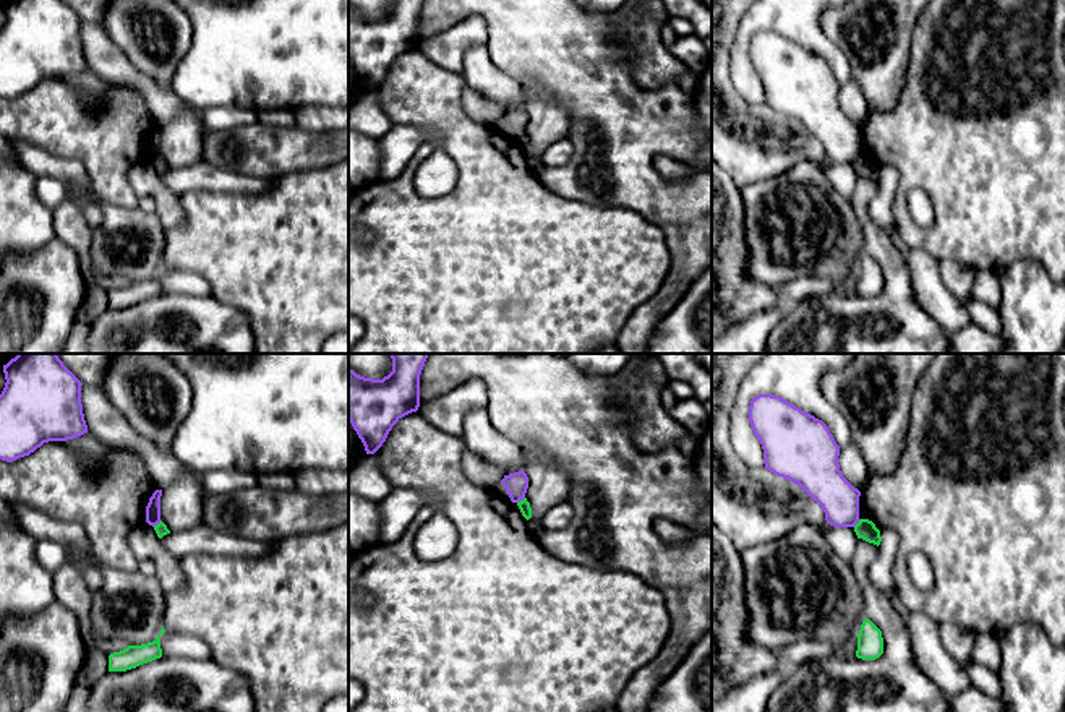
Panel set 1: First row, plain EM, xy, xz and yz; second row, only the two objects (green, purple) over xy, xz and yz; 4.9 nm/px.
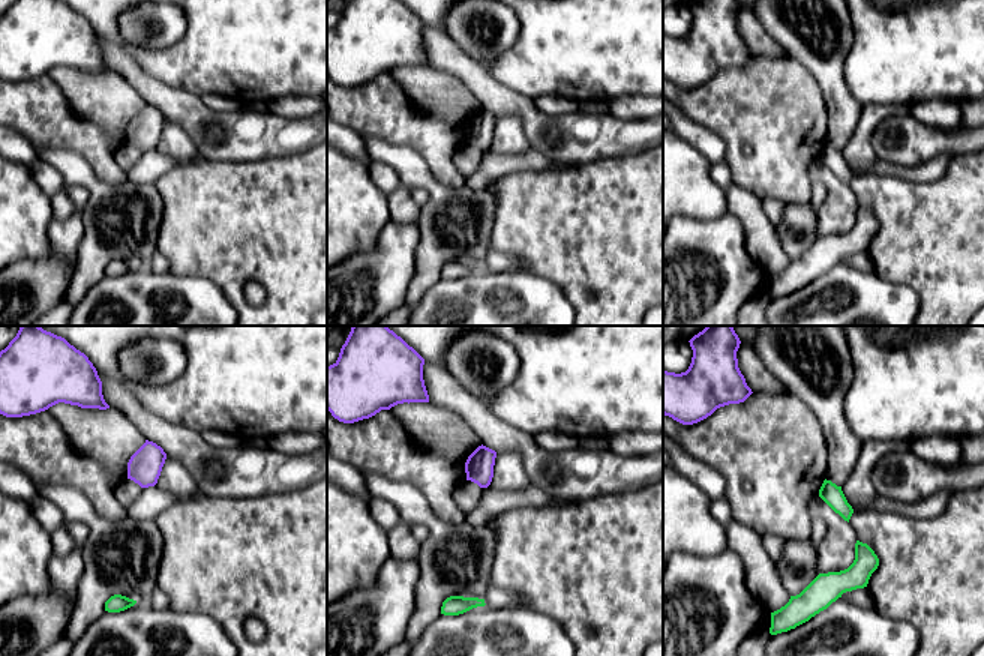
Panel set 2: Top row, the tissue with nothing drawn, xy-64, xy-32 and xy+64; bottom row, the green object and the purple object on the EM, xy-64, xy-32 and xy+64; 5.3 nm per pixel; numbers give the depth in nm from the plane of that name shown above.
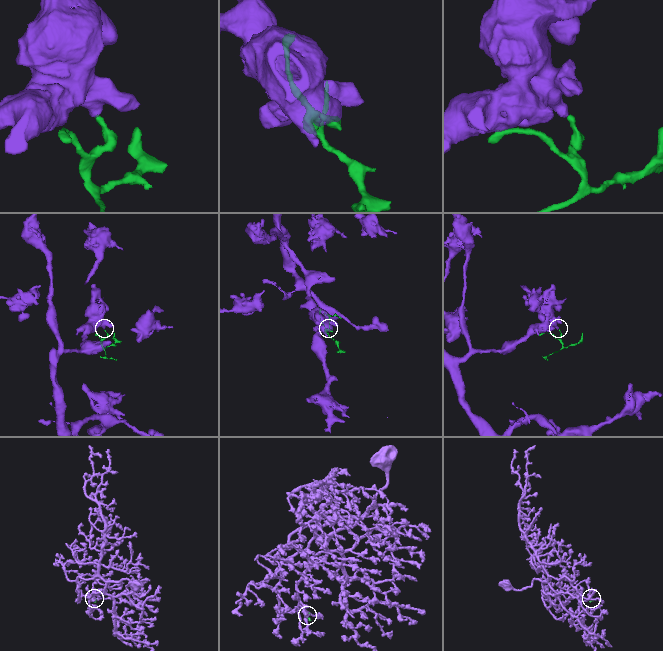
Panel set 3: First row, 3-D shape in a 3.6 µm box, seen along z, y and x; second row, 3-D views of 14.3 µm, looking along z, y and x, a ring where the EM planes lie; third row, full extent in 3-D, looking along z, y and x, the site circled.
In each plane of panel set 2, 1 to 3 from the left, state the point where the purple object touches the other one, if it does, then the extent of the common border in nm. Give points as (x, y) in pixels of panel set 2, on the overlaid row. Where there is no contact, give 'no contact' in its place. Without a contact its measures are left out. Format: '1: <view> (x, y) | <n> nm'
1: no contact
2: no contact
3: no contact

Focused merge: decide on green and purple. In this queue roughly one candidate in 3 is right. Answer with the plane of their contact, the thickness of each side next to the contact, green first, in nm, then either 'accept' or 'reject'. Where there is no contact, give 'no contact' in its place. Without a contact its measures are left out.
xy | 70/80 nm | reject

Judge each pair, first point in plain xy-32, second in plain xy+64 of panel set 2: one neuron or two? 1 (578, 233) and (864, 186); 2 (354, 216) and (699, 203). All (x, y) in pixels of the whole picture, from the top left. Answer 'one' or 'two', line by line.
1: one
2: one

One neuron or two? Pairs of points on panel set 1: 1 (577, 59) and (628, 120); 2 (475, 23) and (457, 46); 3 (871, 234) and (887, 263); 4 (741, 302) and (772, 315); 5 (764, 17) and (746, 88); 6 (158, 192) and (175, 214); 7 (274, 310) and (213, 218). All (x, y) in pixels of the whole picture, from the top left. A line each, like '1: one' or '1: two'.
1: one
2: one
3: one
4: two
5: one
6: one
7: one

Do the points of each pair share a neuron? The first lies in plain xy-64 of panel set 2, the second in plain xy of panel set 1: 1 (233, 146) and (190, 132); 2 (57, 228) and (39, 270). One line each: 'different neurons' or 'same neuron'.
1: different neurons
2: same neuron

